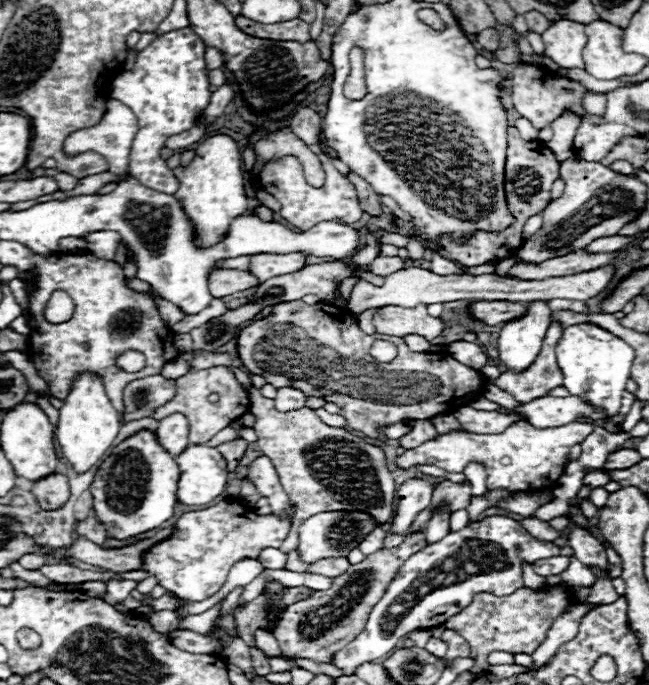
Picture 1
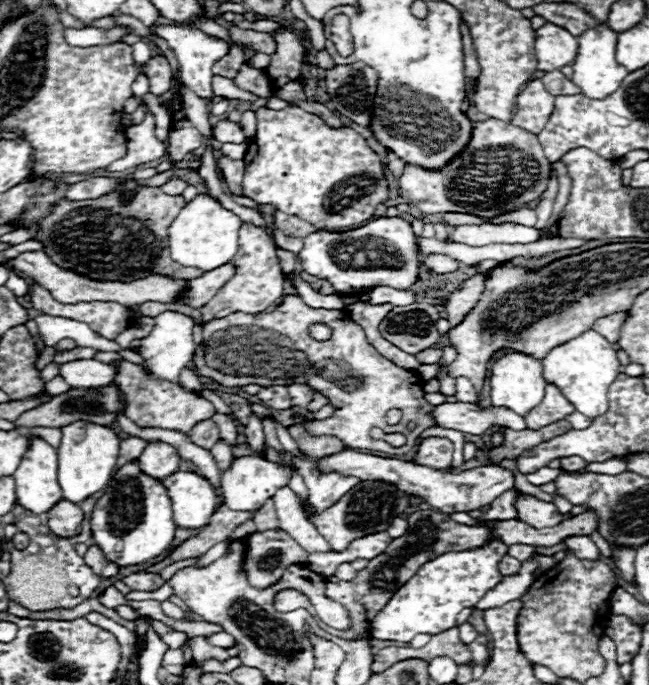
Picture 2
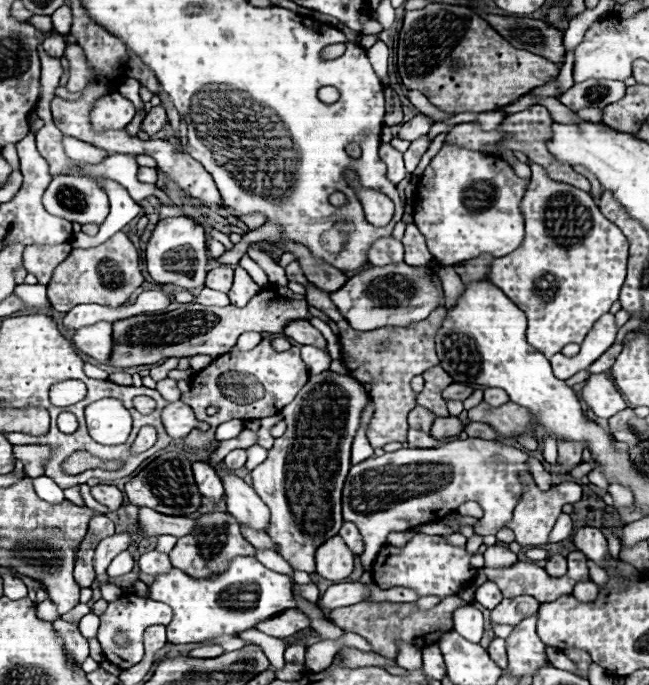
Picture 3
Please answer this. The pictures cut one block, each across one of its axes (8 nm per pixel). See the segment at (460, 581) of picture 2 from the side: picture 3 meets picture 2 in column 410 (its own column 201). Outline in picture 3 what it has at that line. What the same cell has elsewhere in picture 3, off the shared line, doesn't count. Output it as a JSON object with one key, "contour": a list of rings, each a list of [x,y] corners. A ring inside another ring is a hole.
{"contour":[[[234,558],[234,562],[230,562],[228,570],[224,570],[222,574],[214,574],[214,578],[190,578],[188,574],[182,574],[182,570],[172,568],[168,574],[156,576],[154,582],[148,584],[148,592],[150,592],[152,600],[164,602],[164,604],[172,606],[172,610],[174,610],[174,618],[172,618],[170,626],[166,628],[168,640],[172,644],[192,644],[192,642],[200,642],[200,640],[206,640],[206,638],[218,636],[218,634],[236,636],[248,628],[254,628],[258,622],[264,622],[294,606],[290,578],[286,578],[286,574],[278,574],[278,572],[262,566],[256,558]]]}

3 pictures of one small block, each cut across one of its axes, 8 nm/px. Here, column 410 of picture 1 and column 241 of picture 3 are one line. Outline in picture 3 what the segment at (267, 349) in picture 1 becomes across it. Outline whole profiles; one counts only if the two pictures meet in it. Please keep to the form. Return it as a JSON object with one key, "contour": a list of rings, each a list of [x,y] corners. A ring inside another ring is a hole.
{"contour":[[[264,338],[256,348],[246,352],[228,352],[224,356],[218,356],[206,370],[198,372],[190,386],[190,392],[182,394],[182,402],[194,408],[196,420],[202,424],[200,428],[194,428],[186,436],[186,444],[190,448],[210,448],[212,442],[216,442],[214,432],[216,428],[226,420],[252,420],[252,418],[266,418],[278,414],[290,400],[296,398],[298,390],[308,382],[308,370],[306,364],[300,358],[300,348],[292,346],[286,352],[276,352],[270,346],[270,338]],[[210,404],[218,404],[220,412],[216,416],[208,416],[206,408]]]}

